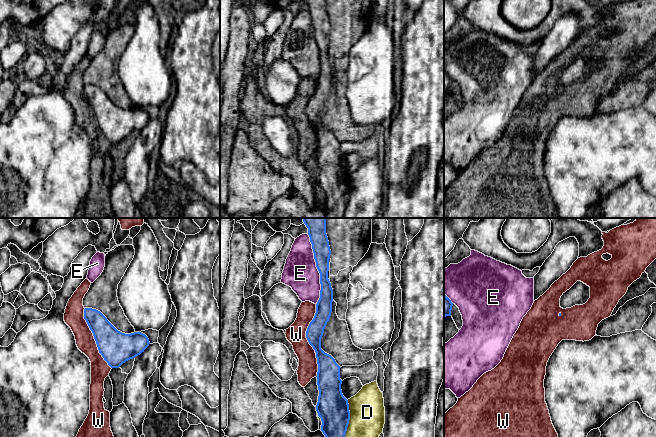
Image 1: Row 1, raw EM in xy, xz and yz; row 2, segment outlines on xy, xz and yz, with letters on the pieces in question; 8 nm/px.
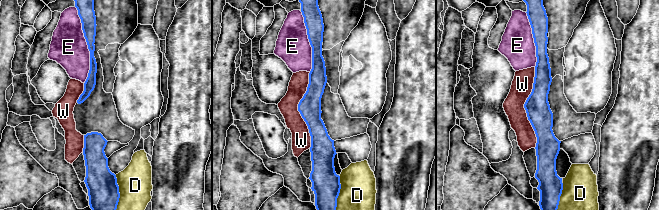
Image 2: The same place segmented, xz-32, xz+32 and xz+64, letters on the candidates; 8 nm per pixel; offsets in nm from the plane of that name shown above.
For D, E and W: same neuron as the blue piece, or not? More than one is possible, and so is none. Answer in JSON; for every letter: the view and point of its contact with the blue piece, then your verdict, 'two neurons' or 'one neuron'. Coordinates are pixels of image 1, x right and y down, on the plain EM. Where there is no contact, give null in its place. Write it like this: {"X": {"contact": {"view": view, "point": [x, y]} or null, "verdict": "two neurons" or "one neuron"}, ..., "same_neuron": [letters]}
{"D": {"contact": {"view": "xz", "point": [348, 197]}, "verdict": "two neurons"}, "E": {"contact": {"view": "xz", "point": [317, 44]}, "verdict": "two neurons"}, "W": {"contact": {"view": "xy", "point": [94, 114]}, "verdict": "two neurons"}, "same_neuron": []}

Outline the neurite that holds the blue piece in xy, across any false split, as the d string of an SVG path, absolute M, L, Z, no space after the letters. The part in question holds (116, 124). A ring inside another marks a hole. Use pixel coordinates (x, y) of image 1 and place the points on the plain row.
M84 85L84 95L93 109L99 129L111 144L140 131L149 122L148 113L141 108L125 110L118 107L98 86Z

